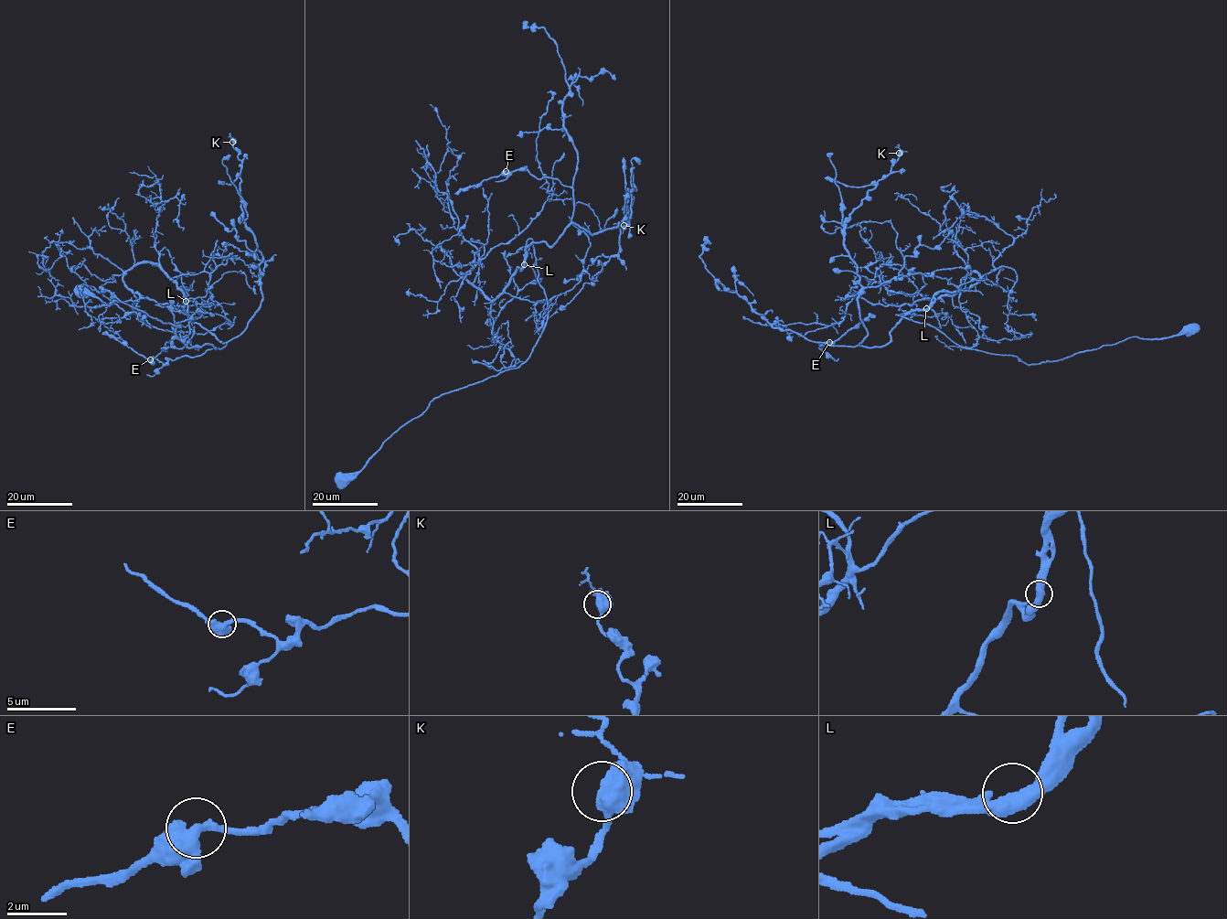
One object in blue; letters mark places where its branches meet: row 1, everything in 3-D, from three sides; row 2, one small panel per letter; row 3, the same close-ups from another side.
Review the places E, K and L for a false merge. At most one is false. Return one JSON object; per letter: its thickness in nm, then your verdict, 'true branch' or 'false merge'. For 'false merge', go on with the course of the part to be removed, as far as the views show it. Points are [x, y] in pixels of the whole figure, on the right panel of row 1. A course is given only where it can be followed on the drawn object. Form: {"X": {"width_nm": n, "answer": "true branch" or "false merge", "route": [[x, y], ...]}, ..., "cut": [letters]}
{"E": {"width_nm": 500, "answer": "true branch"}, "K": {"width_nm": 500, "answer": "true branch"}, "L": {"width_nm": 500, "answer": "true branch"}, "cut": []}

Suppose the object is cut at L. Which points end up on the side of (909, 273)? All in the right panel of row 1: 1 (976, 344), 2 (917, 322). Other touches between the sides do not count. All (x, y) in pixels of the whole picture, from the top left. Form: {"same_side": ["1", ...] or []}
{"same_side": ["1"]}

